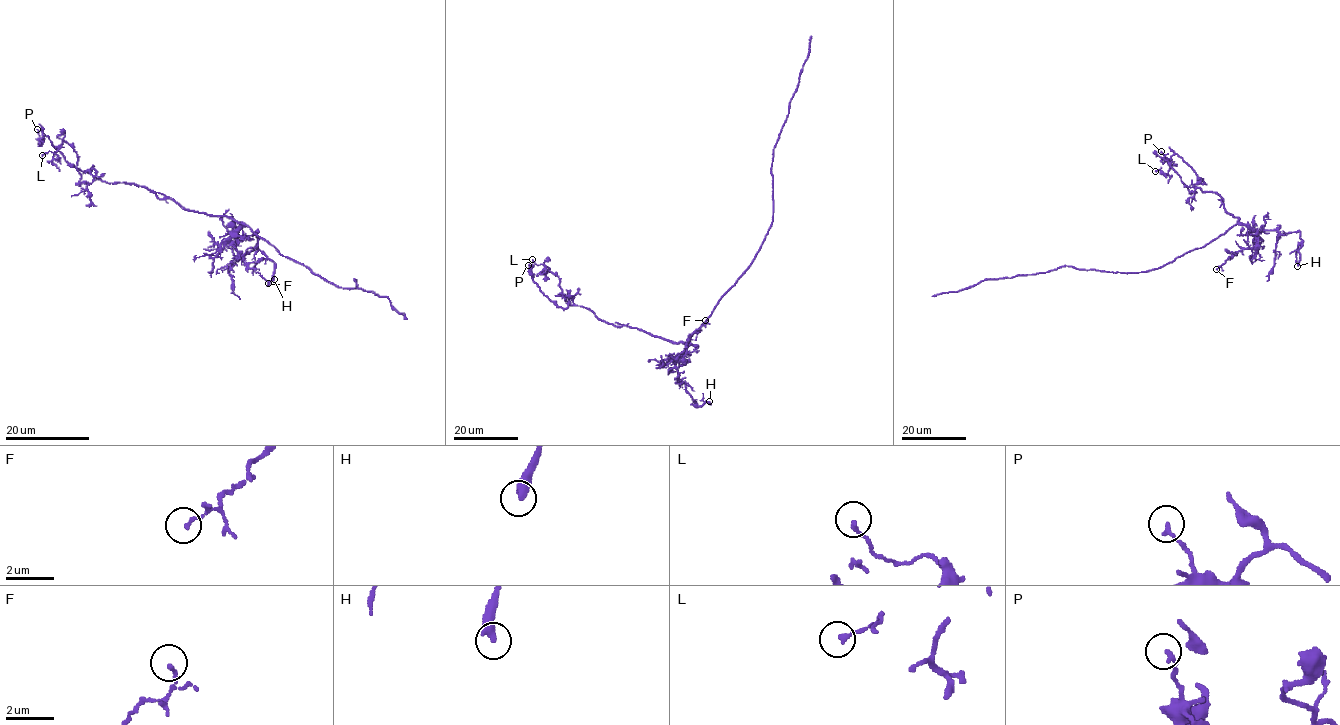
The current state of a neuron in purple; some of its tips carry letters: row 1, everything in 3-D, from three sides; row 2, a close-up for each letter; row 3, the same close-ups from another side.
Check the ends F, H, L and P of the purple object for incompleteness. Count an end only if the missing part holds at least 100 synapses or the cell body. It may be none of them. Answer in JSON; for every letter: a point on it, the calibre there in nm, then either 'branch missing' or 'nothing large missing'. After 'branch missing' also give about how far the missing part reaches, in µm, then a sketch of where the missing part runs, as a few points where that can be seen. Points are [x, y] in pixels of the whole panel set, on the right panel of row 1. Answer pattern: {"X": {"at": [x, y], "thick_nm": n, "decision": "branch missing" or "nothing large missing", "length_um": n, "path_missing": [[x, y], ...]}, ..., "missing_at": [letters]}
{"F": {"at": [1216, 269], "thick_nm": 130, "decision": "nothing large missing"}, "H": {"at": [1297, 266], "thick_nm": 400, "decision": "nothing large missing"}, "L": {"at": [1155, 171], "thick_nm": 160, "decision": "nothing large missing"}, "P": {"at": [1161, 151], "thick_nm": 160, "decision": "nothing large missing"}, "missing_at": []}

